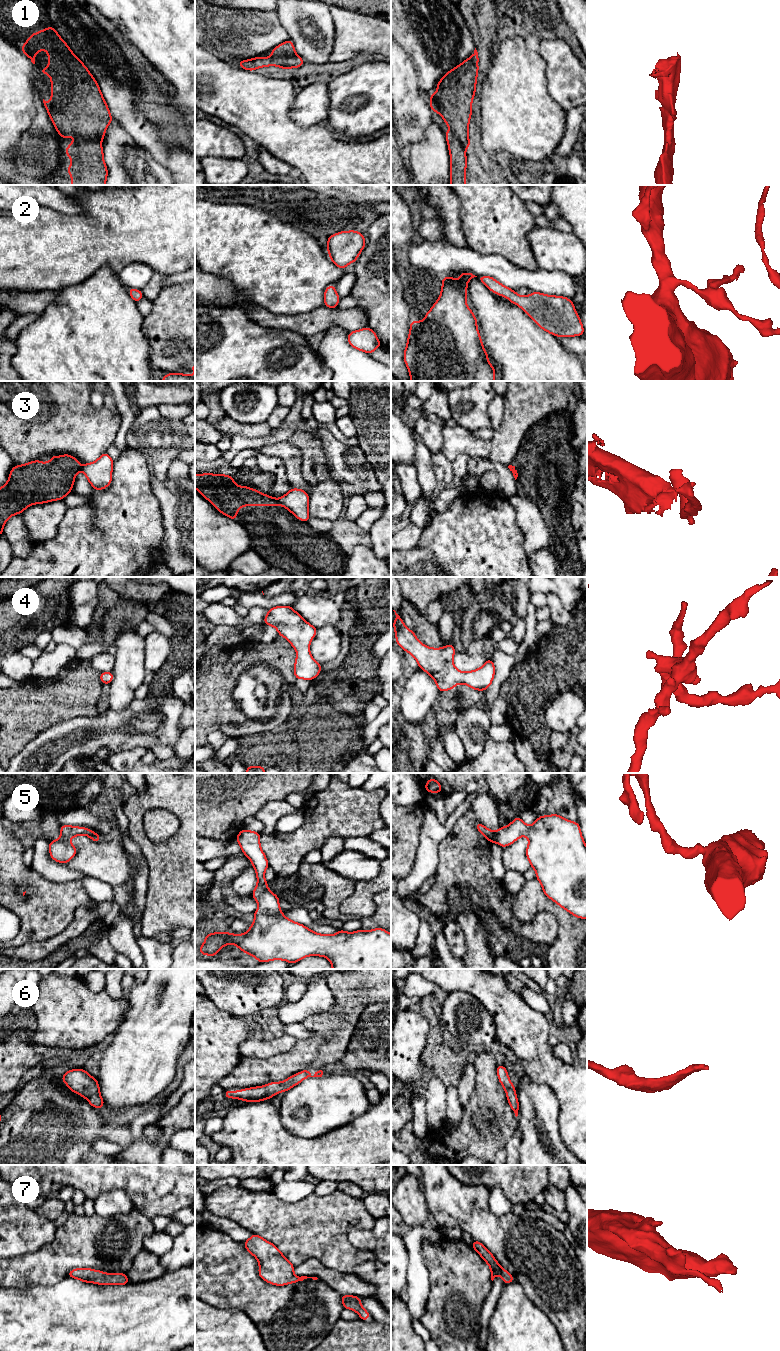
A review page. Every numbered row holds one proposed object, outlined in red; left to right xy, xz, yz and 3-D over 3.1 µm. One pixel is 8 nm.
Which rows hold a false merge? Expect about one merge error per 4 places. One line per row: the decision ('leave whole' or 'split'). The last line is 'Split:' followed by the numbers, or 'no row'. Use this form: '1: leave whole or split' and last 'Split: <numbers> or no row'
1: leave whole
2: leave whole
3: split
4: leave whole
5: leave whole
6: leave whole
7: leave whole
Split: 3

